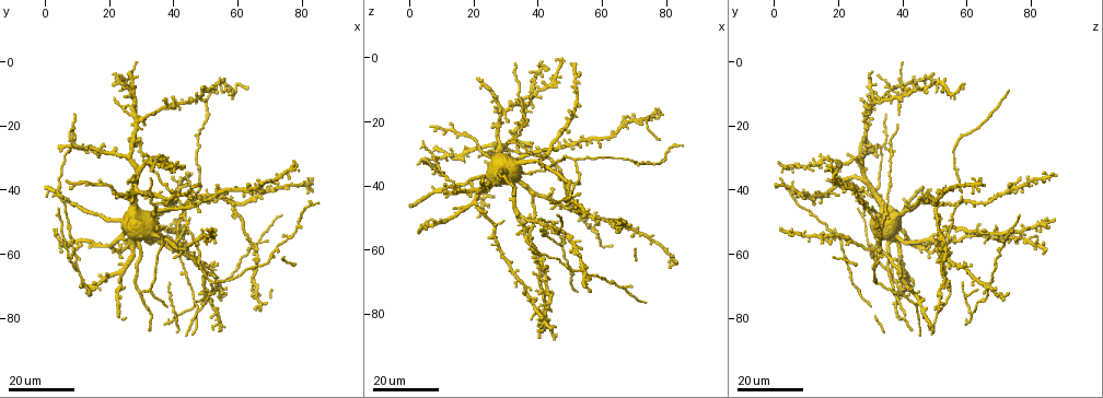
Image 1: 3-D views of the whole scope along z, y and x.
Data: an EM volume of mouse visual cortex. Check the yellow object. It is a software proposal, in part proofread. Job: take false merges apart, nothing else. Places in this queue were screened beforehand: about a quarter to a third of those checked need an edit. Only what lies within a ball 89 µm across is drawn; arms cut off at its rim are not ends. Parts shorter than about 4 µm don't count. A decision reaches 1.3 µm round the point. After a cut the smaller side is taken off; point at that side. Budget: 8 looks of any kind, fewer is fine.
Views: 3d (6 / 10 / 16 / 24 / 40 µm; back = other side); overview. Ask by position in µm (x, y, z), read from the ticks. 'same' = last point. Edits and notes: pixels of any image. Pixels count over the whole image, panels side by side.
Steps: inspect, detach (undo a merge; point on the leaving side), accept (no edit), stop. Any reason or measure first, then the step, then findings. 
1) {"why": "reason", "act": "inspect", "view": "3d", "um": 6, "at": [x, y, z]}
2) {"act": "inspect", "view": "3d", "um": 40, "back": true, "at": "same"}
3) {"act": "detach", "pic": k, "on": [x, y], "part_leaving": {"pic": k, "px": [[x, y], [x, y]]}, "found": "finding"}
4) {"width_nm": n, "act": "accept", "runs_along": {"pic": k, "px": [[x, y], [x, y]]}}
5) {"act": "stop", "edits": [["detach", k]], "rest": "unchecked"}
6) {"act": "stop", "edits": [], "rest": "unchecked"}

{"act": "inspect", "view": "3d", "um": 16, "at": [26, 29, 28]}

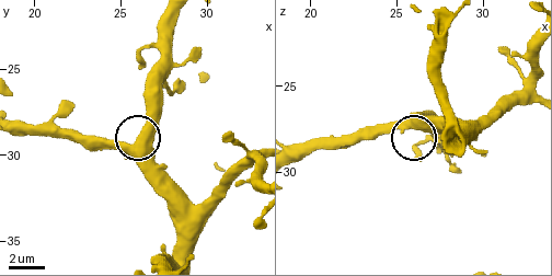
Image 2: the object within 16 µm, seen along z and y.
{"act": "inspect", "view": "3d", "um": 10, "at": [25.6, 29.6, 26.9]}

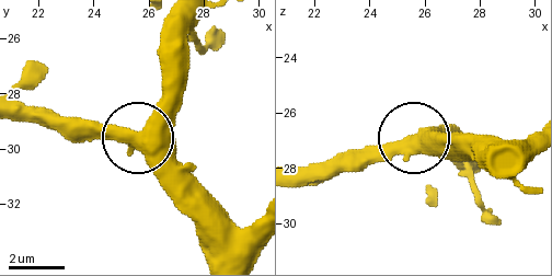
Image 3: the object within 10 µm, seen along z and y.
{"side_arm_um": 72, "act": "accept", "found": "continuous, no second cell"}

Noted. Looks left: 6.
{"why": "two arms in line, one across", "act": "inspect", "view": "3d", "um": 16, "at": [42, 49, 56]}

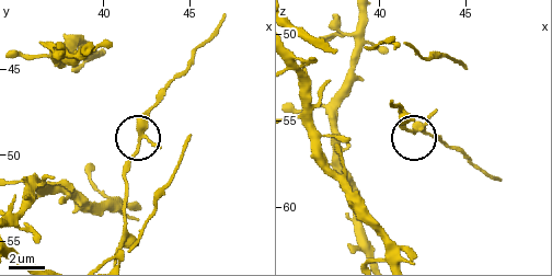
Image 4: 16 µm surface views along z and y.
{"why": "zoom in", "act": "inspect", "view": "3d", "um": 10, "at": [42.0, 48.8, 55.5]}

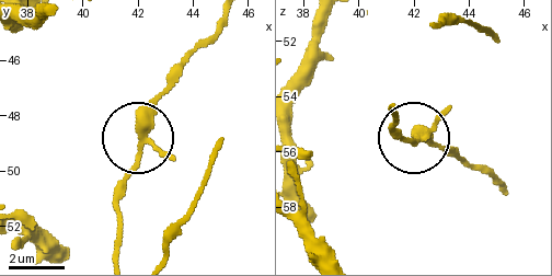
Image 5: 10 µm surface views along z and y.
{"act": "accept", "runs_along": {"pic": 5, "px": [[116, 256], [116, 215], [137, 158], [137, 123], [165, 76]]}, "found": "all the same cell"}

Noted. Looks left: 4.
{"why": "a fork", "act": "inspect", "view": "3d", "um": 24, "at": [49, 76, 43]}

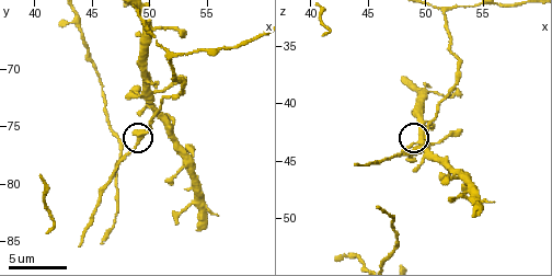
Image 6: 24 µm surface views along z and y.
{"act": "inspect", "view": "3d", "um": 10, "at": [49.6, 75.8, 43.6]}

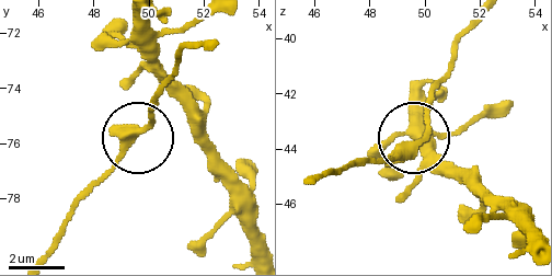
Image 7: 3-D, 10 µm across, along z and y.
{"width_nm": 290, "act": "accept", "runs_along": {"pic": 7, "px": [[415, 103], [441, 168], [413, 141], [354, 160]]}, "found": "one cell here"}

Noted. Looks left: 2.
{"why": "three-way junction", "act": "inspect", "view": "3d", "um": 16, "at": [33, 72, 27]}

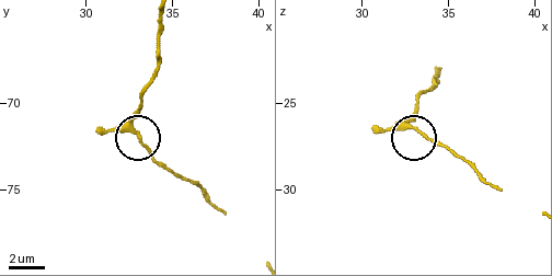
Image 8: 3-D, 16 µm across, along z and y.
{"why": "zoom in", "act": "inspect", "view": "3d", "um": 6, "at": [32.8, 71.7, 26.4]}

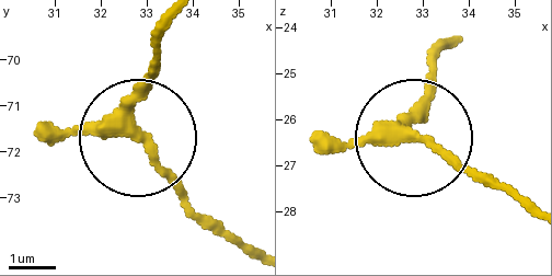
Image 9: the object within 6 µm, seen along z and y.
{"arms": 3, "act": "accept", "found": "one cell here"}

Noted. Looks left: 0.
{"act": "stop", "edits": [], "rest": "unchecked"}

